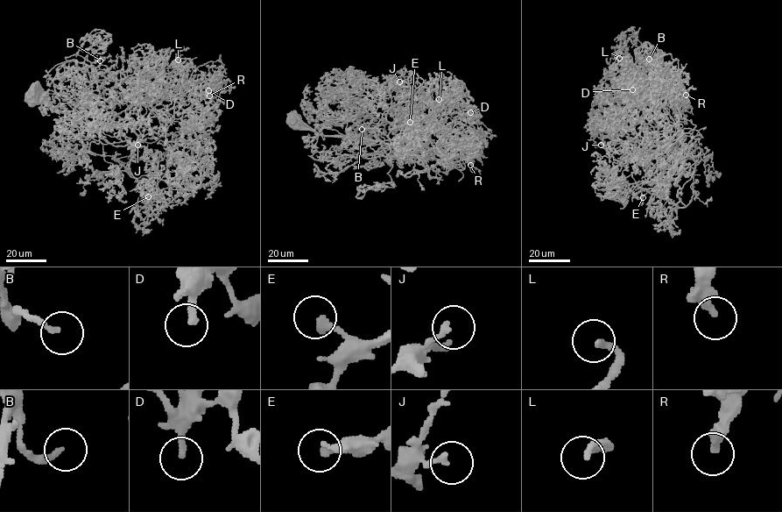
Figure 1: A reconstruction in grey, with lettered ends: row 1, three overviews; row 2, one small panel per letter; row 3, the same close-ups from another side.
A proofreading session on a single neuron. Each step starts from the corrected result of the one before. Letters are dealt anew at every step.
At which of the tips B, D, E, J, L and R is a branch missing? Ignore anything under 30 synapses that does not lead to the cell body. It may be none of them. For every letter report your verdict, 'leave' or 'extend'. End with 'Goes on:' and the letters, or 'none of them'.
B: extend
D: extend
E: leave
J: leave
L: extend
R: leave
Goes on: B, D, L

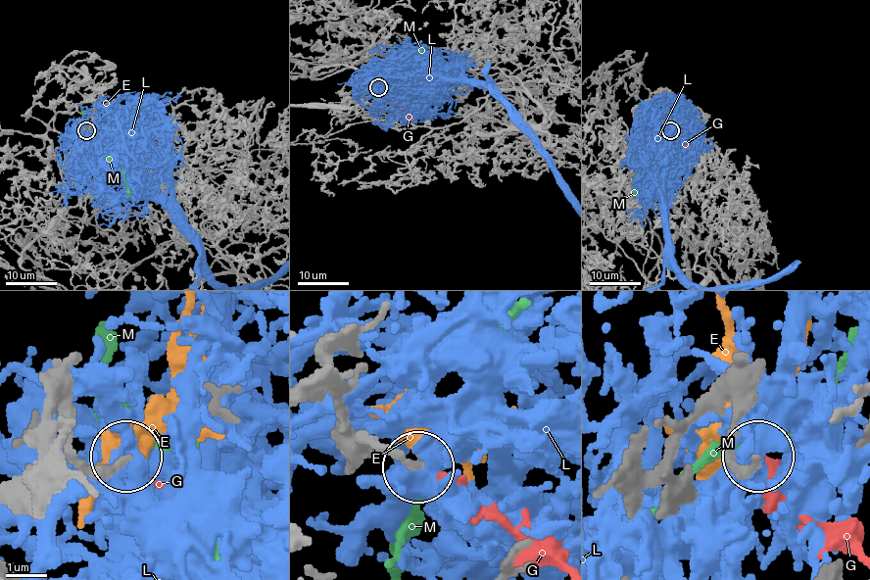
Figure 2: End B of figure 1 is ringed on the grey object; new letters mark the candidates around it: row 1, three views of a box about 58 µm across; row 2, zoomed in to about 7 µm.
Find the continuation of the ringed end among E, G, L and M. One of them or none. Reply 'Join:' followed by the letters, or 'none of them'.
Join: none of them

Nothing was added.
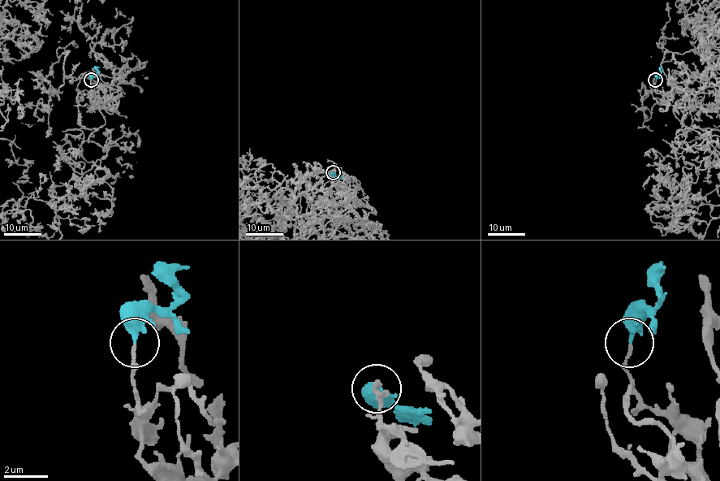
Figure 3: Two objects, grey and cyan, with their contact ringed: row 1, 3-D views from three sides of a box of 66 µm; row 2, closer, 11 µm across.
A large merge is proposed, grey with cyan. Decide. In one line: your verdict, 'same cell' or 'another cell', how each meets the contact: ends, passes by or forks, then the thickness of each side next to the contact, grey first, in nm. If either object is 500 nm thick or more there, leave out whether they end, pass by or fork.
same cell; grey ends; cyan ends; calibres 150 and 400 nm

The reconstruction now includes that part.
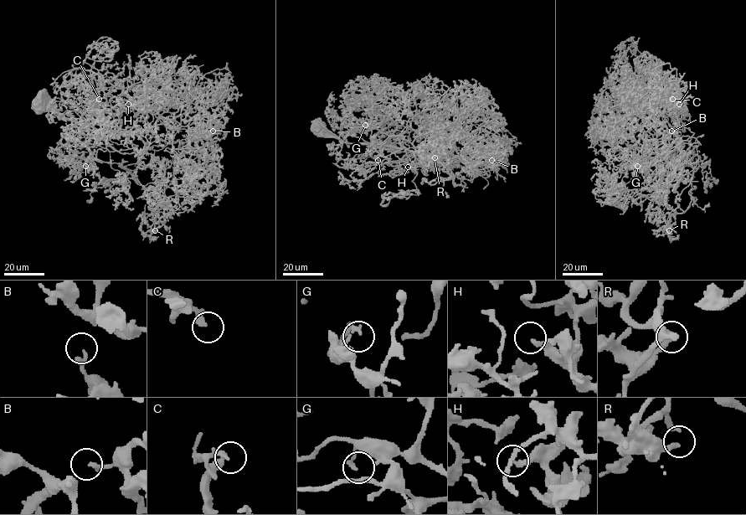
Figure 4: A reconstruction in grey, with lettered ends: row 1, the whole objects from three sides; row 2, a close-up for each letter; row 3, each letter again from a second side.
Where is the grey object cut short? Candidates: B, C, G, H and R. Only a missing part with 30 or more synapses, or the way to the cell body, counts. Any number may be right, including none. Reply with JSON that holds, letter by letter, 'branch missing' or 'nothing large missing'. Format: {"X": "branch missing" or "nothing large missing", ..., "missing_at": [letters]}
{"B": "nothing large missing", "C": "branch missing", "G": "nothing large missing", "H": "nothing large missing", "R": "nothing large missing", "missing_at": ["C"]}

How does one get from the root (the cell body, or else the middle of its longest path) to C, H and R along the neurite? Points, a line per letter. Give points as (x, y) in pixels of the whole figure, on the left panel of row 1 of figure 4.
C: (41, 101), (98, 131), (172, 128), (152, 109), (105, 124), (87, 121), (70, 107), (99, 99)
H: (41, 101), (98, 131), (172, 128), (145, 104), (160, 103), (151, 90), (145, 88), (136, 103), (128, 104)
R: (41, 101), (143, 142), (139, 162), (172, 181), (160, 193), (172, 208), (153, 212), (155, 230)

